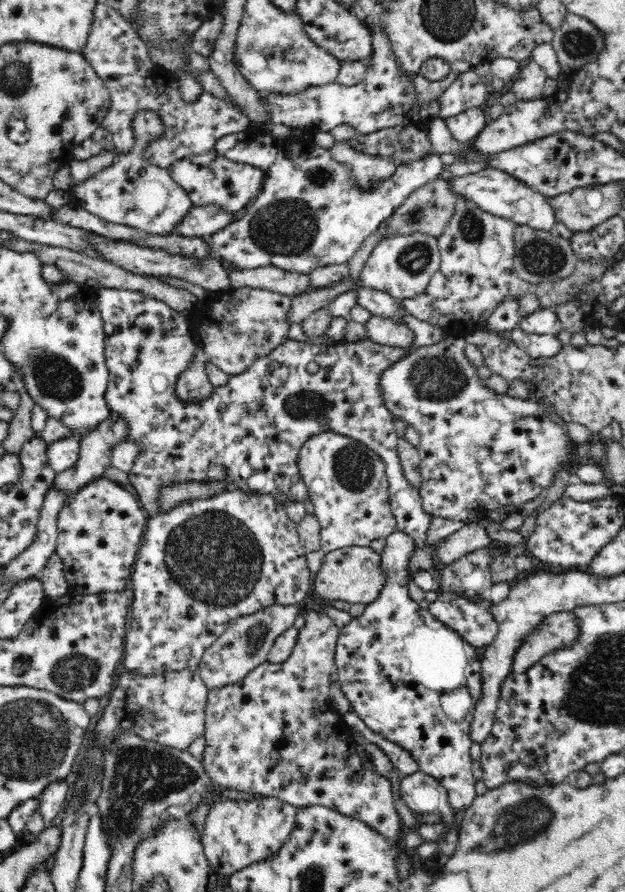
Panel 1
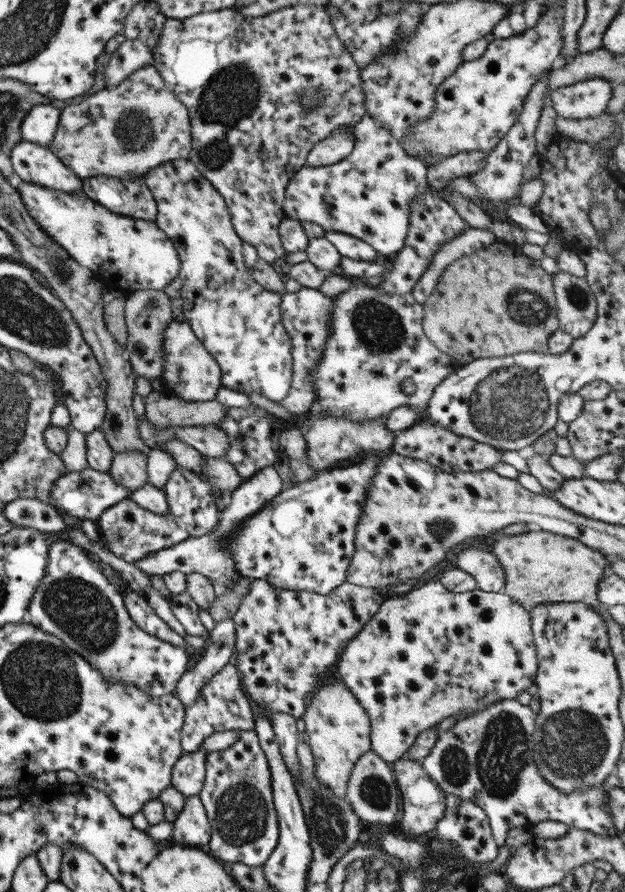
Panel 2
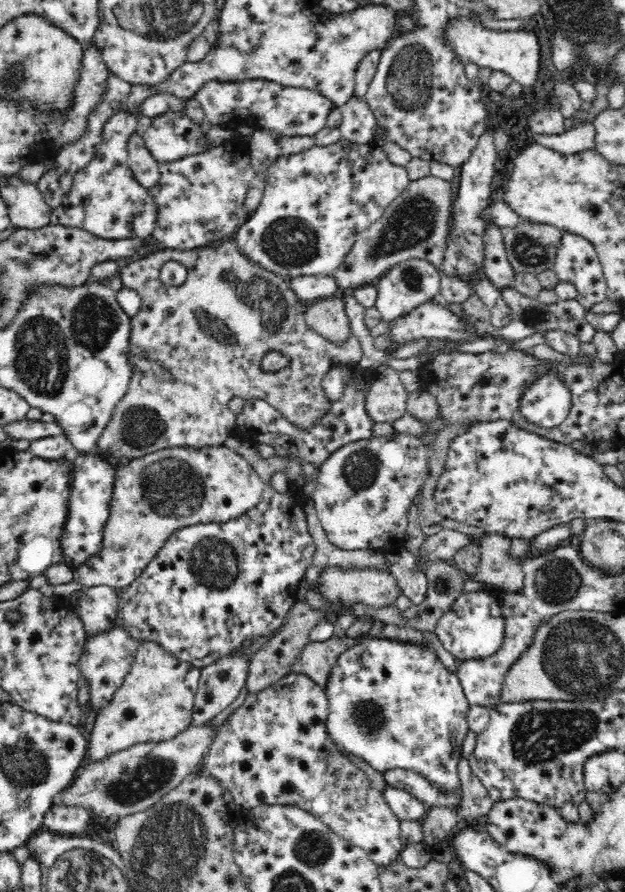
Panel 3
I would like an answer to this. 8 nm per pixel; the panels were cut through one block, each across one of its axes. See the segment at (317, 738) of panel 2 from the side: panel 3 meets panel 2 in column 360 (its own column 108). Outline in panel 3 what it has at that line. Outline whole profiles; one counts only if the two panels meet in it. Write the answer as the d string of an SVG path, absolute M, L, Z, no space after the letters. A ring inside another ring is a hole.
M140 640L128 676L110 704L95 718L86 764L103 760L138 743L174 738L189 728L200 677L201 668L184 663L151 640Z

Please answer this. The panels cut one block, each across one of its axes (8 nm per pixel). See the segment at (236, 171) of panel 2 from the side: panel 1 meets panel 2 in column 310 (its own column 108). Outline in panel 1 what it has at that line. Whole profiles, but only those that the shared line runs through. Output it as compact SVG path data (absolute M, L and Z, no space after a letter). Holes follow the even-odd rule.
M96 5L92 30L81 53L109 90L110 108L92 136L73 149L73 159L86 160L107 149L116 149L120 155L132 151L136 148L133 120L140 111L158 113L164 125L163 134L144 148L143 157L165 169L186 156L210 153L224 136L250 128L251 120L242 111L209 92L204 91L193 103L184 103L174 74L152 63L145 43L135 34L133 26L111 6Z

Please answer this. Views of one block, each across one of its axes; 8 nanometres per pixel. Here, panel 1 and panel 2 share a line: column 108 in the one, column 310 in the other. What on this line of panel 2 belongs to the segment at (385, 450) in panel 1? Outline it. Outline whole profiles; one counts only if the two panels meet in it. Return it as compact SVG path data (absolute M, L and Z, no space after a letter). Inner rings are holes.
M301 287L293 293L283 291L280 295L281 322L284 324L291 347L291 378L287 394L276 403L284 406L284 409L292 416L304 418L316 399L316 392L310 381L310 370L322 357L324 346L328 342L328 334L332 327L330 312L332 312L332 297L323 296L323 293L317 289Z

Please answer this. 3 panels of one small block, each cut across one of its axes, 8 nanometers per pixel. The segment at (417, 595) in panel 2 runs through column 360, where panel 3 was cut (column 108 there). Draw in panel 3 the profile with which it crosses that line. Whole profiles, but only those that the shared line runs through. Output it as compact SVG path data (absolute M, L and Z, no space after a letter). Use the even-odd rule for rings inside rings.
M114 624L113 628L107 632L87 636L82 656L78 660L78 669L80 669L80 676L89 687L88 704L96 716L110 704L124 679L128 676L136 656L136 650L138 650L138 644L139 641L129 635L124 624L122 626Z

